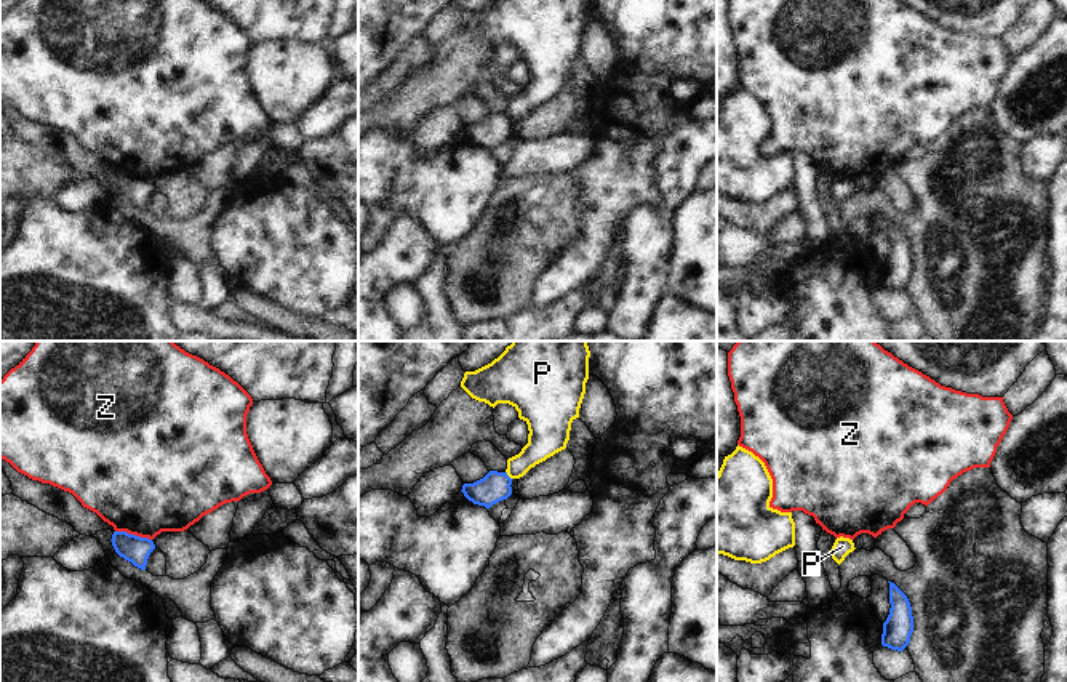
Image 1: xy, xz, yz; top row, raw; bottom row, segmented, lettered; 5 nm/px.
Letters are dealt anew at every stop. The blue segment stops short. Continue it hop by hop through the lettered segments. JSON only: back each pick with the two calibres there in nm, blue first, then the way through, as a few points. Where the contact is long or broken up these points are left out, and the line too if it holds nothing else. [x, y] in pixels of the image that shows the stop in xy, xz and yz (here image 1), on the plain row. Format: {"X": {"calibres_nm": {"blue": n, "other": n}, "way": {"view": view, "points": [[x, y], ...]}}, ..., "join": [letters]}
{"join": []}

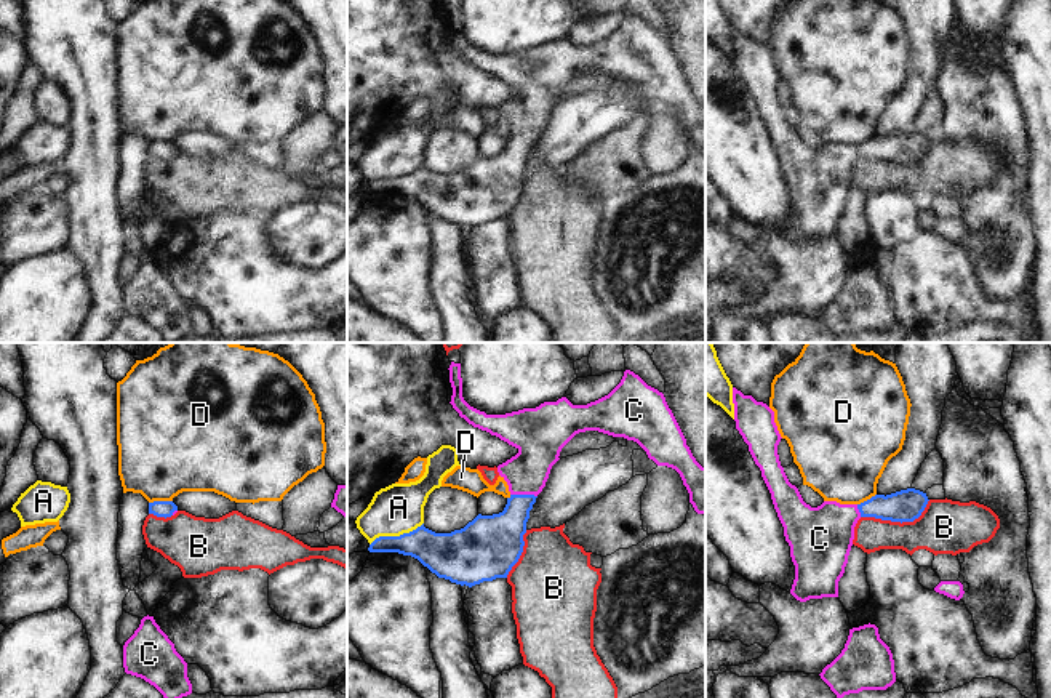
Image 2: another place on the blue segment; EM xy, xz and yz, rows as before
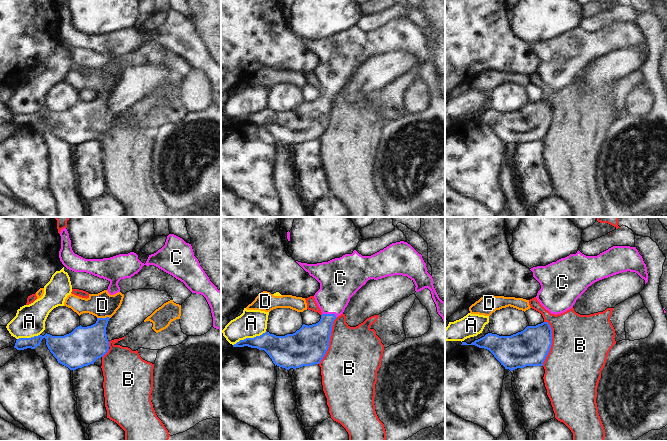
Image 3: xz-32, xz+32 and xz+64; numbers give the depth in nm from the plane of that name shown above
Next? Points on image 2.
{"C": {"calibres_nm": {"blue": 240, "other": 220}, "way": {"view": "xz", "points": [[499, 180], [511, 165], [523, 136], [527, 114]]}}, "join": ["C"]}

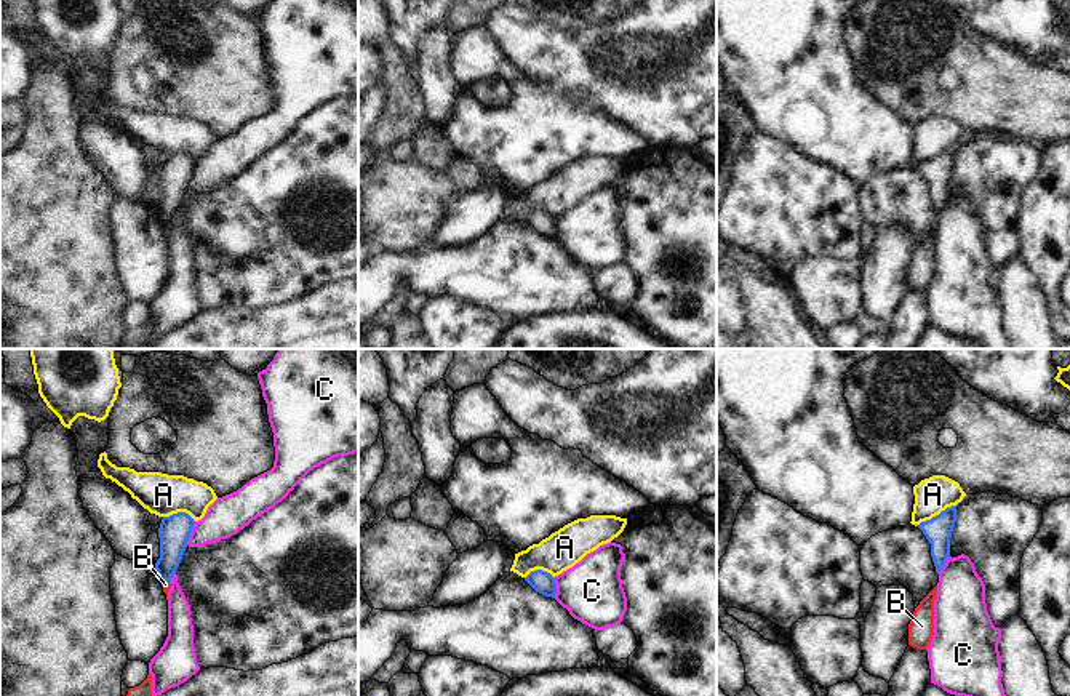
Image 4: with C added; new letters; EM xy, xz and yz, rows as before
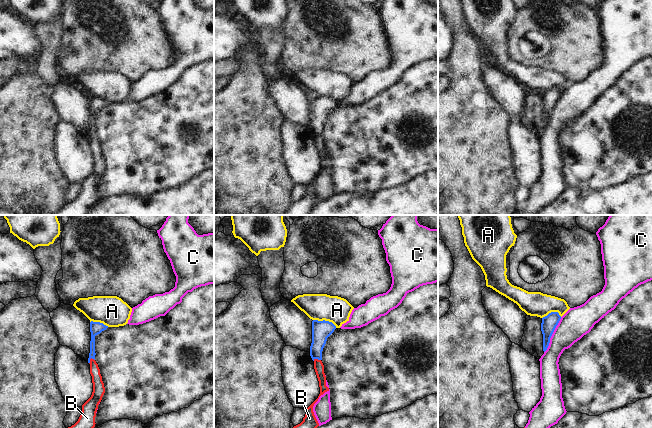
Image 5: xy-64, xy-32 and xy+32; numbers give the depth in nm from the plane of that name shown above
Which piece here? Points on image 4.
{"B": {"calibres_nm": {"blue": 160, "other": 50}, "way": {"view": "xy", "points": [[175, 173], [165, 221], [165, 226]]}}, "join": ["B"]}

